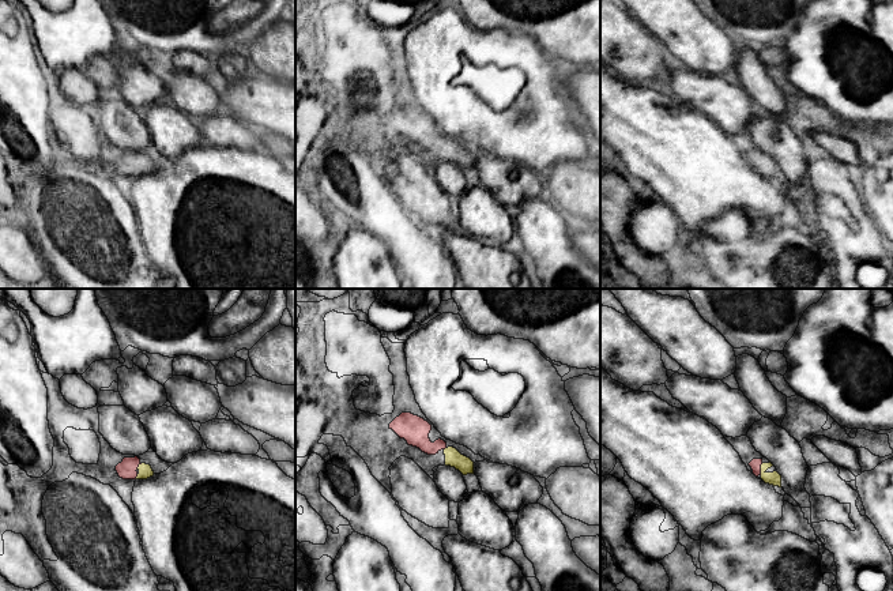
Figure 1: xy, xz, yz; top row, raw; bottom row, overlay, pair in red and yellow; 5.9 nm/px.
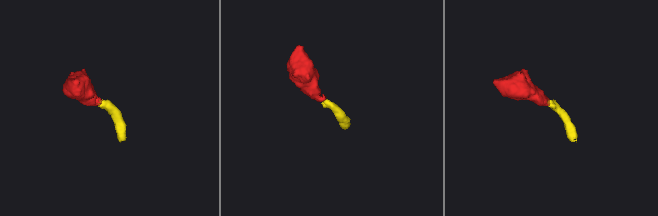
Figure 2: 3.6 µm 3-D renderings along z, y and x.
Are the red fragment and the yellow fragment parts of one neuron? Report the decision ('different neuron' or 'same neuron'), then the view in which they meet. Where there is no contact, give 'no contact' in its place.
same neuron; meets red in yz

